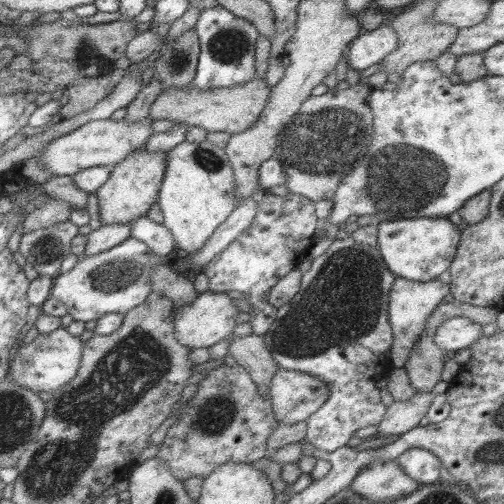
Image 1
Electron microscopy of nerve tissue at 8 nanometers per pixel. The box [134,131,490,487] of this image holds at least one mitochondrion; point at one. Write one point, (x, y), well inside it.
(344, 304)

